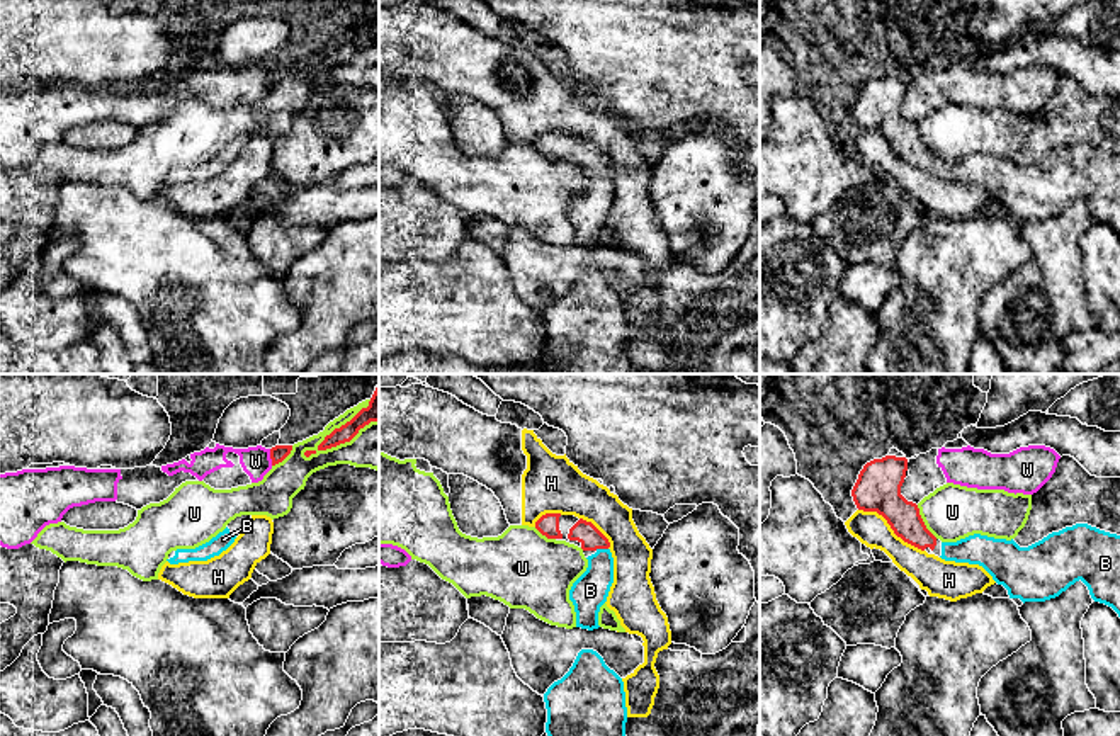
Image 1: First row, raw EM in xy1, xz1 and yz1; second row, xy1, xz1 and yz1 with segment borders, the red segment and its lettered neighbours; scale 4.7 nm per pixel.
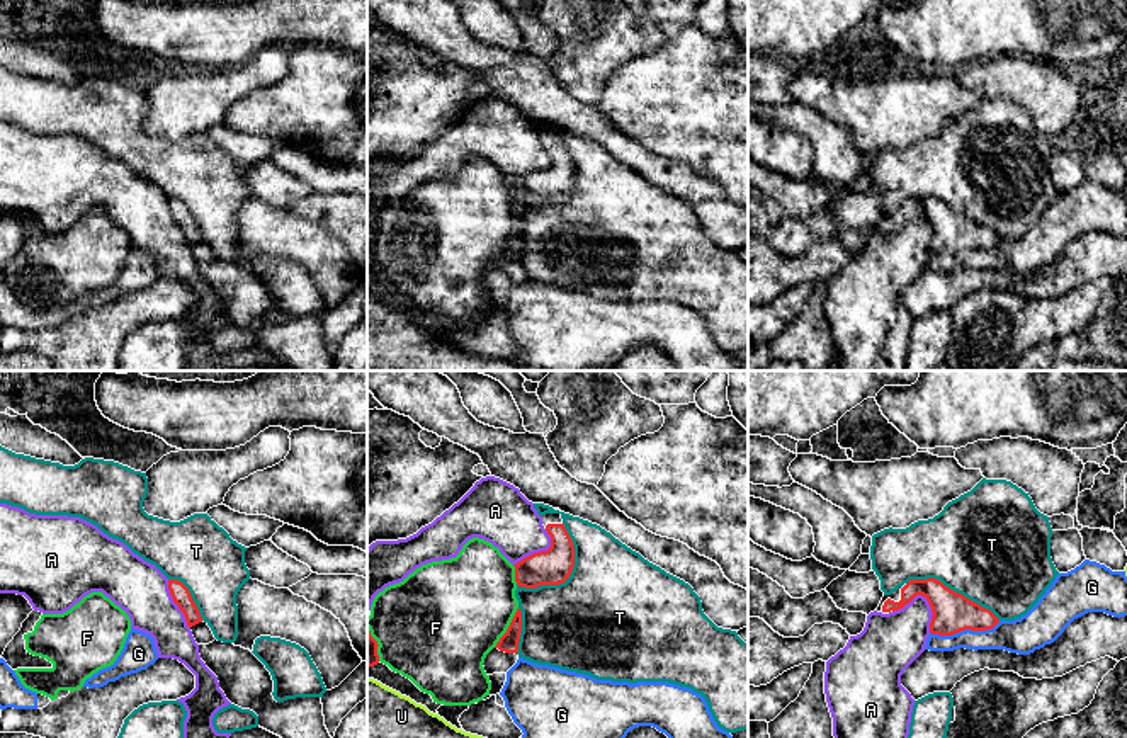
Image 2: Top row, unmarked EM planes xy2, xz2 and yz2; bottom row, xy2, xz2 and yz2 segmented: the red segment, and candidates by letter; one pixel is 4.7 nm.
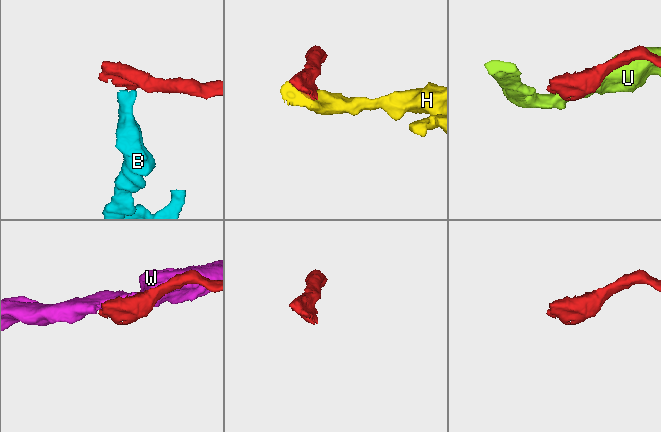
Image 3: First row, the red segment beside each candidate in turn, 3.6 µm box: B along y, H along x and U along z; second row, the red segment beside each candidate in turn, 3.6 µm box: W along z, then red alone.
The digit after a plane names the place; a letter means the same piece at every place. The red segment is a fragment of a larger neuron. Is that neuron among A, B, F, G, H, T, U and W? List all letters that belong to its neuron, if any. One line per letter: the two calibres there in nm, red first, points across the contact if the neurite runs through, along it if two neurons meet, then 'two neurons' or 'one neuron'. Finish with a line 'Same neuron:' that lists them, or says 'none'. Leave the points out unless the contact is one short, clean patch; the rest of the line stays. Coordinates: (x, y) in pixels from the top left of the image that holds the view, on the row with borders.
A: calibres 190 and 260 nm; two neurons
B: calibres 110 and 170 nm; way xz1 (585, 532), (600, 548), (600, 573), (590, 590); one neuron
F: calibres 90 and 480 nm; two neurons
G: calibres 190 and 160 nm; two neurons
H: calibres 220 and 160 nm; two neurons
T: calibres 170 and 500 nm; two neurons
U: calibres 110 and 220 nm; two neurons
W: calibres 80 and 140 nm; border xy1 (269, 449), (272, 464); two neurons
Same neuron: B

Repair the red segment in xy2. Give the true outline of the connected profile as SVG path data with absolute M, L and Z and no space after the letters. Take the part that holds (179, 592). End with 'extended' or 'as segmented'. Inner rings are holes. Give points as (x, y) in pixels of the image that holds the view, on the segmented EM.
M168 580L168 590L173 602L184 612L187 626L190 627L195 643L197 644L212 643L216 638L207 622L202 621L189 588L178 580Z; extended

